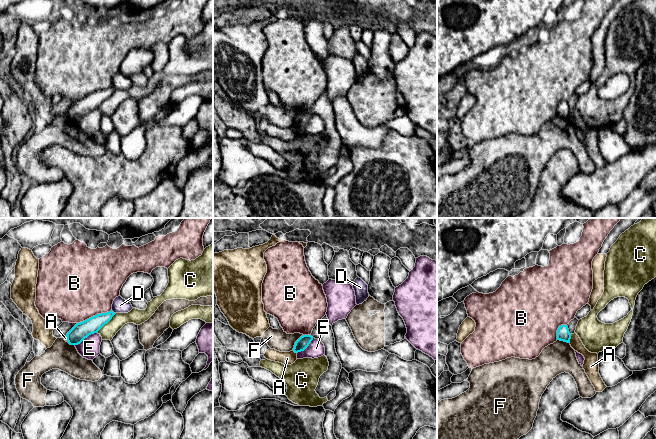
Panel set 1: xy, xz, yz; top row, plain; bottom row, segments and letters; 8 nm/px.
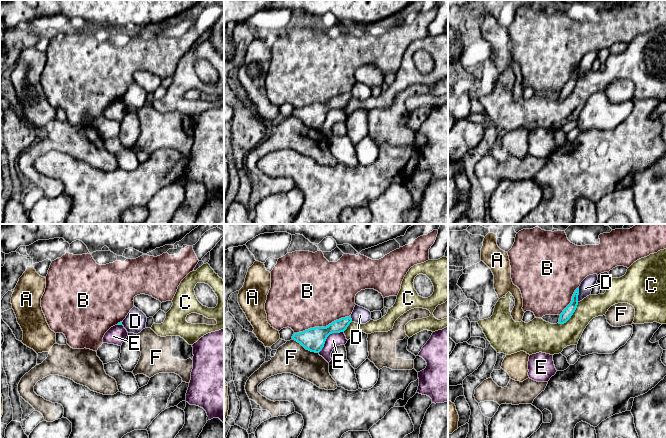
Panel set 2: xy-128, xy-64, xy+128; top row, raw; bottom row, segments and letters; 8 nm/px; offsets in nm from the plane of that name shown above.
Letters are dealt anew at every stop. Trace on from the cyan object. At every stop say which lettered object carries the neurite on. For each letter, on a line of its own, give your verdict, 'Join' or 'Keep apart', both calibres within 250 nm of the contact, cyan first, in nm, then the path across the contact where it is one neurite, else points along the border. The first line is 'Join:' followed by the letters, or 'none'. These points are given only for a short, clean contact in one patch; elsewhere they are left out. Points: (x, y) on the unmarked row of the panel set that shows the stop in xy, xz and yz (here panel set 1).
Join: none
A: Keep apart. Thickness 110 nm (cyan) against 110 nm. Boundary: yz (571, 110), (569, 118)
B: Keep apart. Thickness 140 nm (cyan) against 500 nm
C: Keep apart. Thickness 140 nm (cyan) against 120 nm
D: Keep apart. Thickness 130 nm (cyan) against 120 nm
E: Keep apart. Thickness 140 nm (cyan) against 170 nm. Boundary: xy (96, 108), (88, 111), (75, 121)
F: Keep apart. Thickness 100 nm (cyan) against 170 nm. Boundary: xz (303, 111), (295, 118), (292, 126)

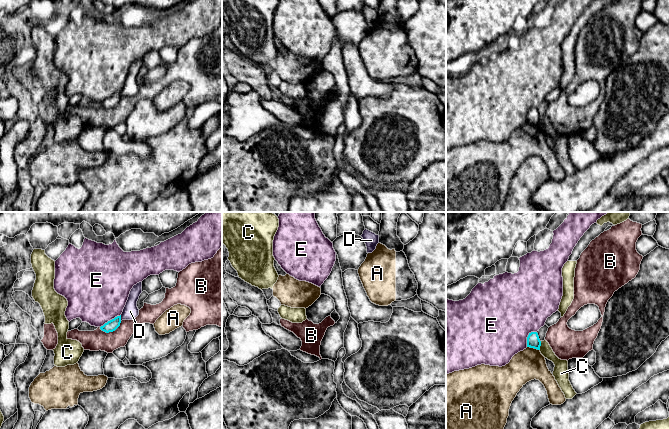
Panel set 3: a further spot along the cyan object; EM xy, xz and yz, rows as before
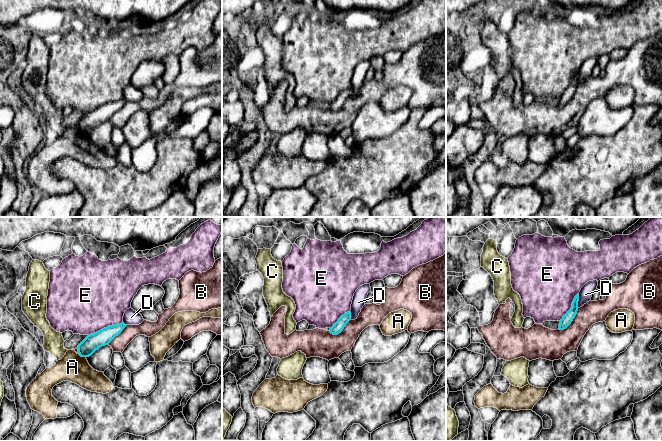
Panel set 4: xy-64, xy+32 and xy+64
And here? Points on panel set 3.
Join: none
A: Keep apart. Thickness 110 nm (cyan) against 260 nm. Boundary: yz (527, 122), (539, 126)
B: Keep apart. Thickness 90 nm (cyan) against 170 nm
C: Keep apart. Thickness 110 nm (cyan) against 110 nm. Boundary: yz (541, 117), (539, 125)
D: Keep apart. Thickness 90 nm (cyan) against 120 nm
E: Keep apart. Thickness 110 nm (cyan) against 500 nm

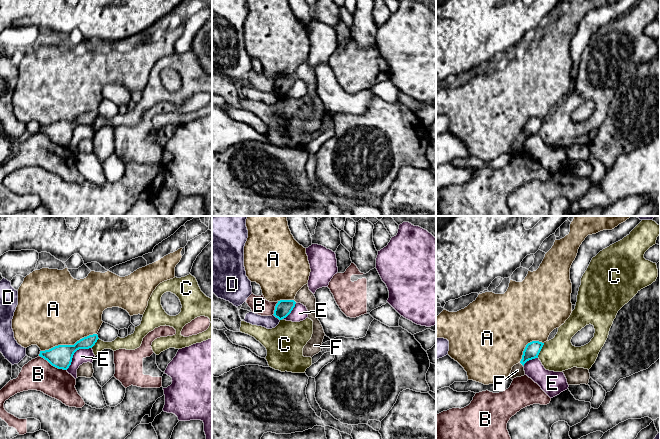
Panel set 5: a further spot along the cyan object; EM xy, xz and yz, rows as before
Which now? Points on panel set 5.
Join: F
A: Keep apart. Thickness 180 nm (cyan) against 480 nm
B: Keep apart. Thickness 180 nm (cyan) against 260 nm. Boundary: xy (39, 131), (52, 141), (66, 146)
C: Keep apart. Thickness 120 nm (cyan) against 280 nm
D: Keep apart. Thickness 140 nm (cyan) against 110 nm. Boundary: xz (273, 90), (279, 96)
E: Keep apart. Thickness 180 nm (cyan) against 120 nm. Boundary: xy (91, 123), (78, 125), (73, 131), (71, 140), (66, 145)
F: Join. Thickness 120 nm (cyan) against 100 nm. Path across: yz (532, 125), (522, 140), (517, 146)

